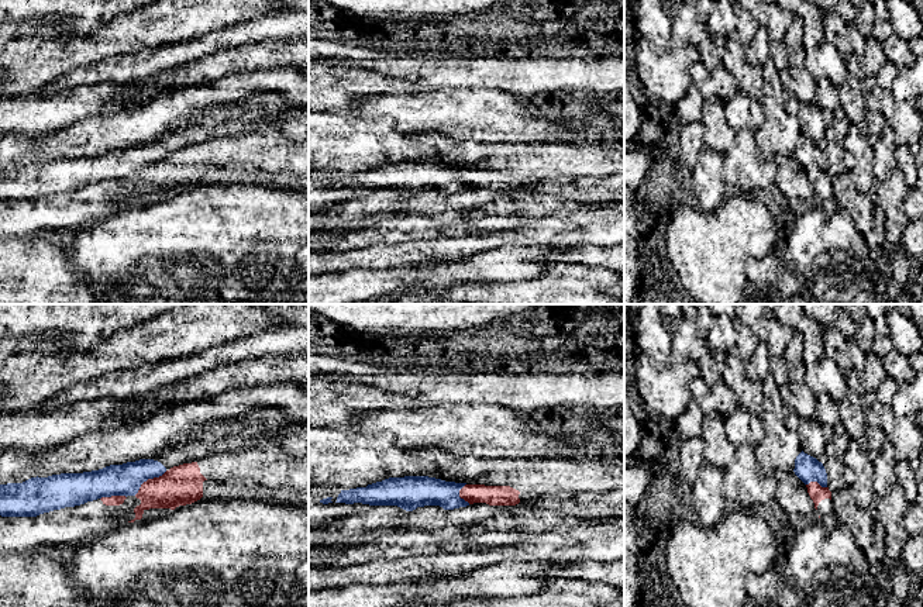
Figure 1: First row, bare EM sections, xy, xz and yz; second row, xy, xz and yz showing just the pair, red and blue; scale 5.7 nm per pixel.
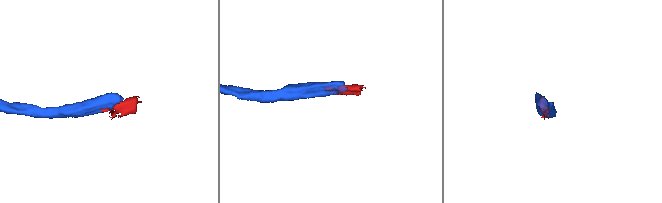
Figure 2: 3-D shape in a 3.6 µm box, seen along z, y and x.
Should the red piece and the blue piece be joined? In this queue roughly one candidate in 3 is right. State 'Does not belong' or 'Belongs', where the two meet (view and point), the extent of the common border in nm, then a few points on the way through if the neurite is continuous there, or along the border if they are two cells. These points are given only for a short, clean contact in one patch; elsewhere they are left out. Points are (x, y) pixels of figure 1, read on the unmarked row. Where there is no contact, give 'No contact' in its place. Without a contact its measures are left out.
Does not belong. Touches red at xy (148, 164). Shared border 240 nm. Boundary: xy (166, 155), (158, 161), (148, 162), (134, 179)

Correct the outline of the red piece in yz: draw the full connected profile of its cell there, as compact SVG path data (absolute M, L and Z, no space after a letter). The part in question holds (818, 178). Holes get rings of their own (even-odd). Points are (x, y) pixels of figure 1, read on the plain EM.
M810 166L806 172L814 187L814 193L820 200L820 206L824 208L827 215L831 215L836 211L831 176L829 172L822 172L817 166Z

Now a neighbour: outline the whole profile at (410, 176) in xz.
M428 161L389 162L366 172L341 175L335 187L397 190L406 196L424 190L454 194L469 190L468 186L459 182L459 175L465 169Z

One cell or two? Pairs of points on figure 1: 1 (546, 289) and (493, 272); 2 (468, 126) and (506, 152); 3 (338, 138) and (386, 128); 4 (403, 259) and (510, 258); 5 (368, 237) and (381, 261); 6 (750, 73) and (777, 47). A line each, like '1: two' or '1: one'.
1: two
2: two
3: one
4: two
5: two
6: two

